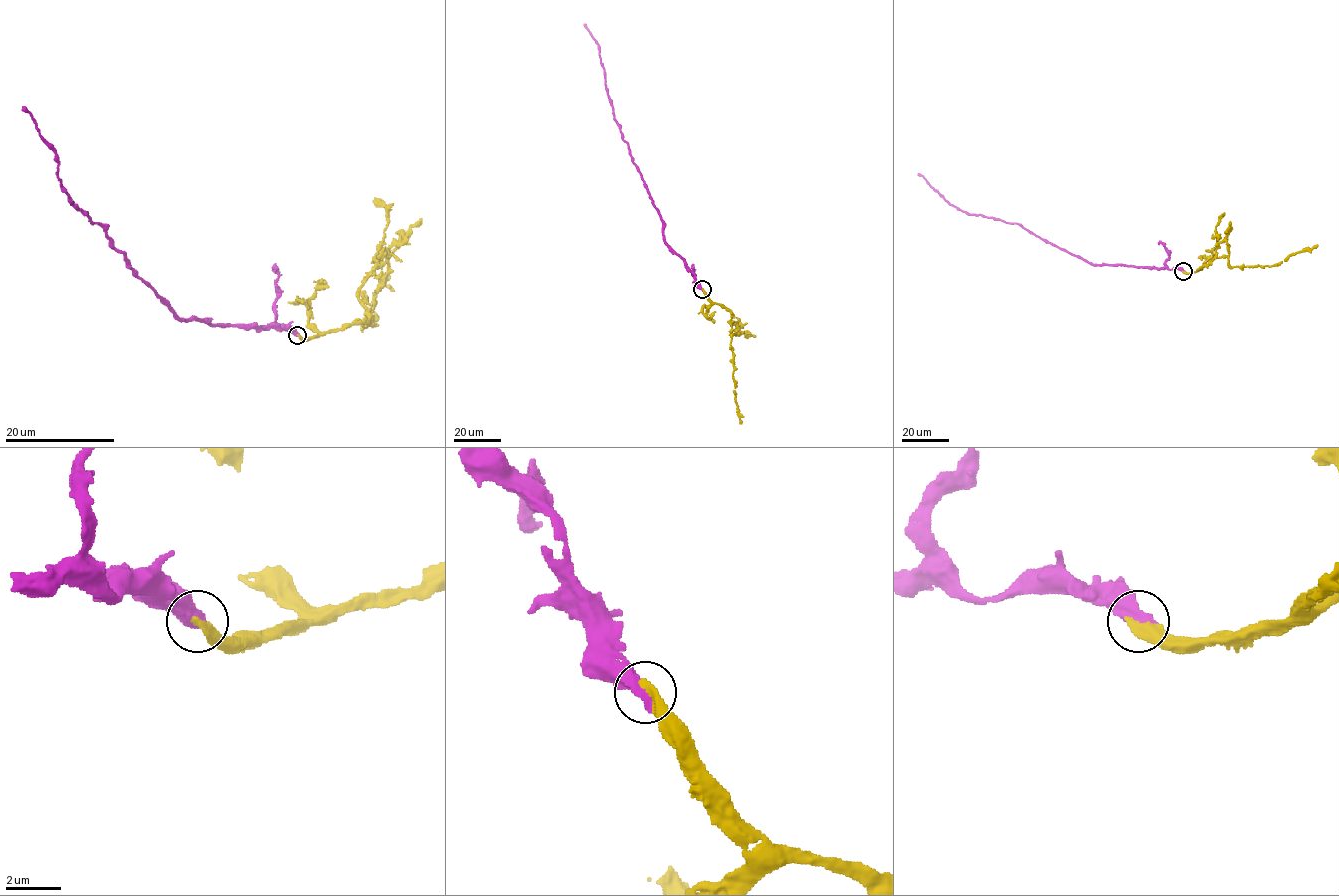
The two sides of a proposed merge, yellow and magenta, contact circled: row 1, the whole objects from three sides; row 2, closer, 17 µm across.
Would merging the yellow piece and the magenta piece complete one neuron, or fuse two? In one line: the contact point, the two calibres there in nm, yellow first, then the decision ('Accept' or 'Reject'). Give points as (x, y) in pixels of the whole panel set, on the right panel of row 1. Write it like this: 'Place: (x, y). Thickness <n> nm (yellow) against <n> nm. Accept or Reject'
Place: (1183, 271). Thickness 420 nm (yellow) against 600 nm. Accept

